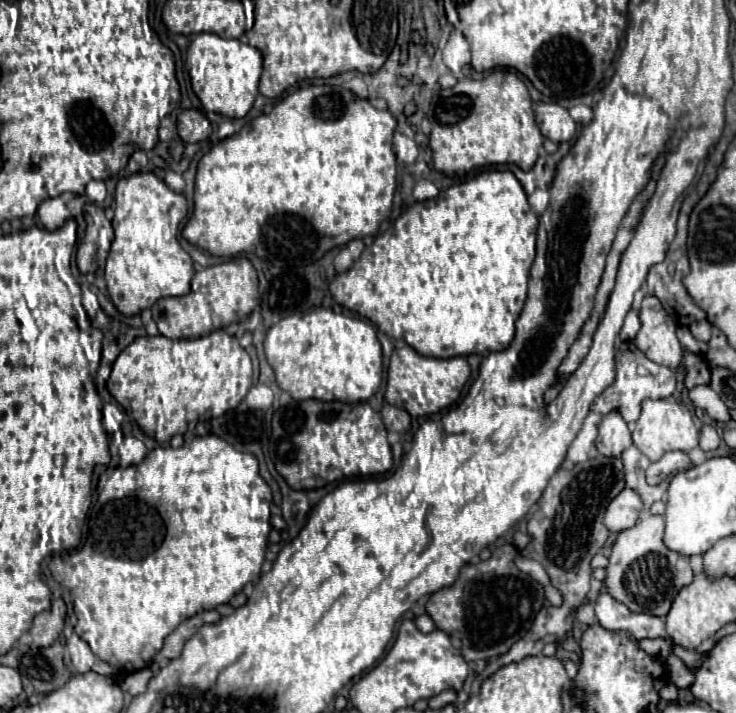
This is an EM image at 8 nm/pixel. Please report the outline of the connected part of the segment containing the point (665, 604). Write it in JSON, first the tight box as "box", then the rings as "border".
{"box":[603,514,693,616],"border":[[[649,514],[641,518],[633,528],[623,530],[611,548],[603,586],[607,594],[617,598],[617,602],[629,606],[629,610],[633,610],[635,614],[643,612],[653,616],[667,616],[673,598],[679,594],[679,590],[693,582],[689,558],[671,552],[663,544],[663,530],[665,530],[663,516]]]}

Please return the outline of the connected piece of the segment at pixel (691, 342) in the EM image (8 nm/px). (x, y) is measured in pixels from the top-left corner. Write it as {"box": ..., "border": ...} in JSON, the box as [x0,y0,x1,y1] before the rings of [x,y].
{"box":[676,326,708,353],"border":[[[678,326],[676,330],[677,337],[684,349],[693,353],[706,353],[708,343],[696,340],[688,327]]]}

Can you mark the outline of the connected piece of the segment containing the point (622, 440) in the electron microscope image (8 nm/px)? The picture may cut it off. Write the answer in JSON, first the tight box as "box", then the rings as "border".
{"box":[595,412,631,456],"border":[[[609,412],[603,416],[597,428],[595,446],[603,456],[621,456],[621,452],[631,446],[631,432],[621,414]]]}

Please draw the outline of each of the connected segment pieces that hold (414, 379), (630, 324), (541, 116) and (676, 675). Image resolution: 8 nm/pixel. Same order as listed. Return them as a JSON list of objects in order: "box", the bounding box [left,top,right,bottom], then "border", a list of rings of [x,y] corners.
[{"box":[385,346,471,418],"border":[[[411,346],[393,350],[387,370],[385,400],[393,406],[405,408],[412,418],[430,416],[454,405],[461,396],[465,382],[471,376],[471,368],[463,356],[457,358],[427,358],[417,354]]]},{"box":[621,310,641,340],"border":[[[631,310],[631,312],[625,316],[625,324],[623,324],[623,328],[621,328],[621,338],[623,338],[623,340],[633,340],[639,328],[641,328],[639,314],[637,314],[635,310]]]},{"box":[535,102,577,142],"border":[[[539,102],[535,106],[535,118],[537,118],[537,126],[541,130],[541,134],[553,142],[569,142],[575,136],[577,124],[573,122],[573,118],[569,116],[567,108],[551,102]]]},{"box":[665,654,693,690],"border":[[[669,654],[665,664],[667,664],[667,672],[669,672],[671,682],[679,690],[689,690],[689,686],[693,684],[693,672],[683,664],[683,660],[679,656],[675,656],[675,654]]]}]

